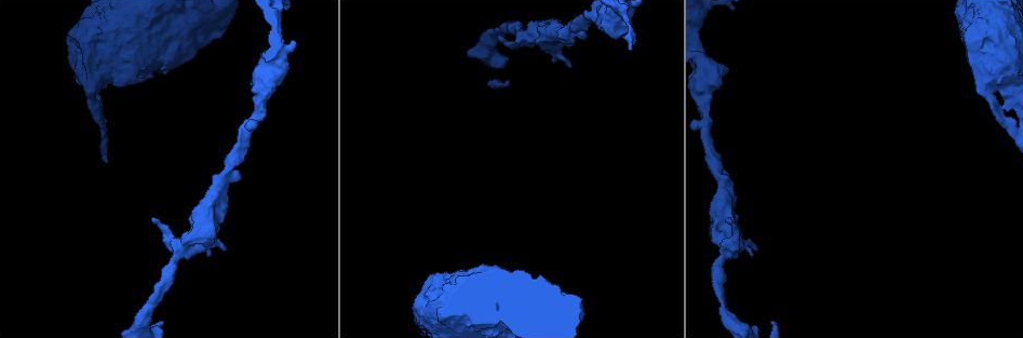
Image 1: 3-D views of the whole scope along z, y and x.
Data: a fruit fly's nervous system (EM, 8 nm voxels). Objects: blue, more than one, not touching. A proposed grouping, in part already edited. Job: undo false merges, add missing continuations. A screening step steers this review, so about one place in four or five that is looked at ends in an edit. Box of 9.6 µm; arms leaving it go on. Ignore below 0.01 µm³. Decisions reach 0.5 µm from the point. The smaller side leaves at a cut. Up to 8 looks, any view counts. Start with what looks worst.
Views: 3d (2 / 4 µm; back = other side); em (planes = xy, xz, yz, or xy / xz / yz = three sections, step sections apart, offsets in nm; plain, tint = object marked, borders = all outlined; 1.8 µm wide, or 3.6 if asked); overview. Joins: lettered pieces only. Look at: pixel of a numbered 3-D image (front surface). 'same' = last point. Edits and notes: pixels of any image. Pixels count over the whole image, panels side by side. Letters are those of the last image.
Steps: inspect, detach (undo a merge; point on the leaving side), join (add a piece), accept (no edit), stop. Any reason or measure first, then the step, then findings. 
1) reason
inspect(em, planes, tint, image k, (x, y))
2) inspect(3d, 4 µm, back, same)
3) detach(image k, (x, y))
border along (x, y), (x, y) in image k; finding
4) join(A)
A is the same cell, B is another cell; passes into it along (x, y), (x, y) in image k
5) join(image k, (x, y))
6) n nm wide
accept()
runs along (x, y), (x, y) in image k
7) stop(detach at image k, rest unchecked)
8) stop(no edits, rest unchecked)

sharp bend
inspect(3d, 4 µm, image 1, (1003, 81))

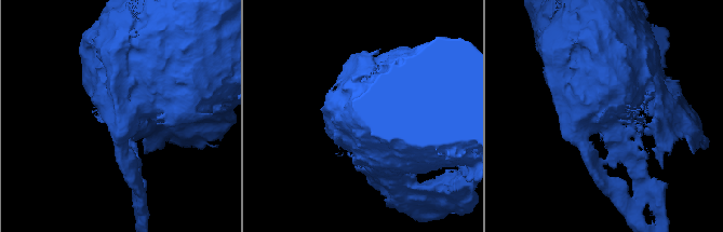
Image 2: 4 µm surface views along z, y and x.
shape alone is not enough
inspect(em, xy, step 4, tint, image 2, (608, 116))

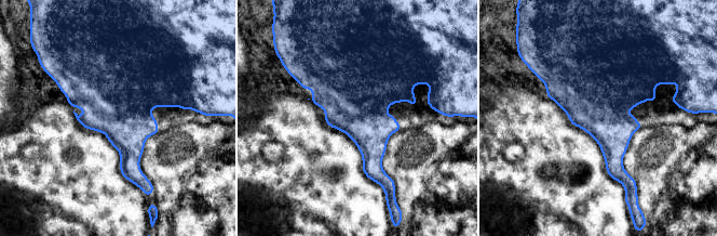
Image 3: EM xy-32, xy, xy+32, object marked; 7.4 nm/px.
cut it another way
inspect(em, planes, borders, same)

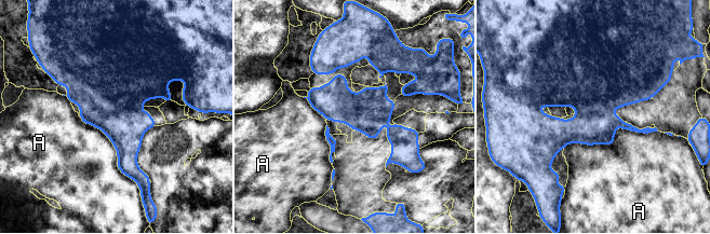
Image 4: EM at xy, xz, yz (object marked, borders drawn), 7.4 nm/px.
accept()
A is another cell; border along (657, 131), (563, 148) in image 4; all the same neuron

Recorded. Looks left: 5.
stops while still wide
inspect(3d, 4 µm, image 1, (585, 37))

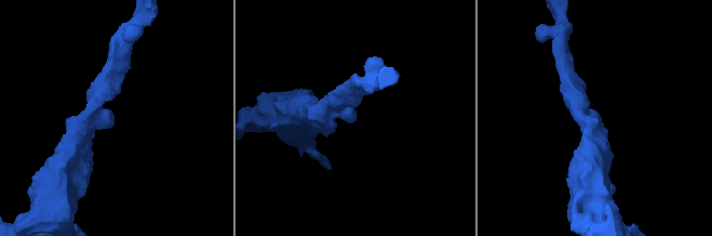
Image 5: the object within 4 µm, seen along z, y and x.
now the EM
inspect(em, xz, step 16, tint, image 5, (351, 122))

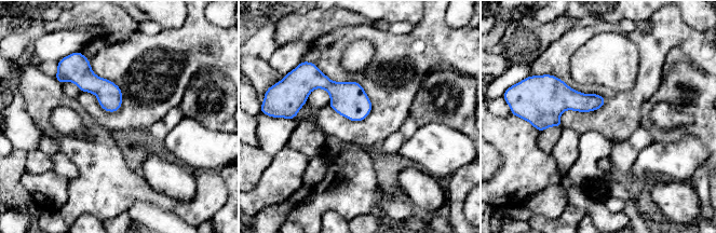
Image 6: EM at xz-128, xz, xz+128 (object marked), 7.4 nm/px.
another direction
inspect(em, yz, step 8, borders, same)

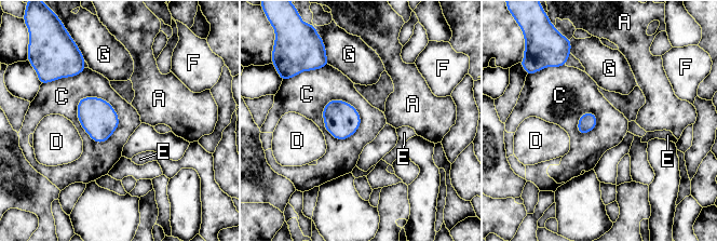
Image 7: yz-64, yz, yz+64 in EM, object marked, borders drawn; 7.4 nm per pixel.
accept()
A, C, D, E, F and G are other cells; none of them fits

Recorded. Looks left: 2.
inspect(3d, 4 µm, image 1, (221, 19))

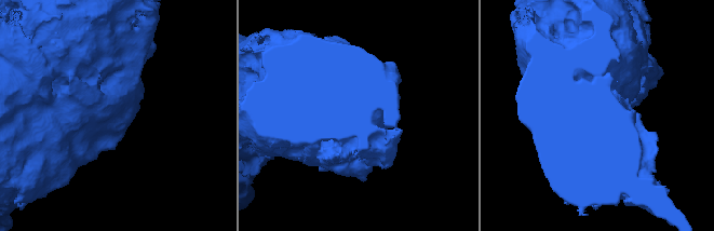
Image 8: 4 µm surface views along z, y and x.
now the EM
inspect(em, 3.6 µm, planes, borders, image 8, (117, 116))

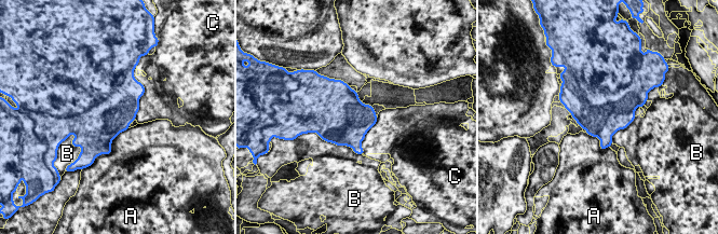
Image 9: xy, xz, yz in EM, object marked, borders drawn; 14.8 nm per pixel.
C touches over 600 nm
accept()
A, B and C are other cells; border along (127, 127), (106, 154) in image 9; continuous, no second neuron

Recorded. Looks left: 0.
stop(no edits, rest unchecked)

